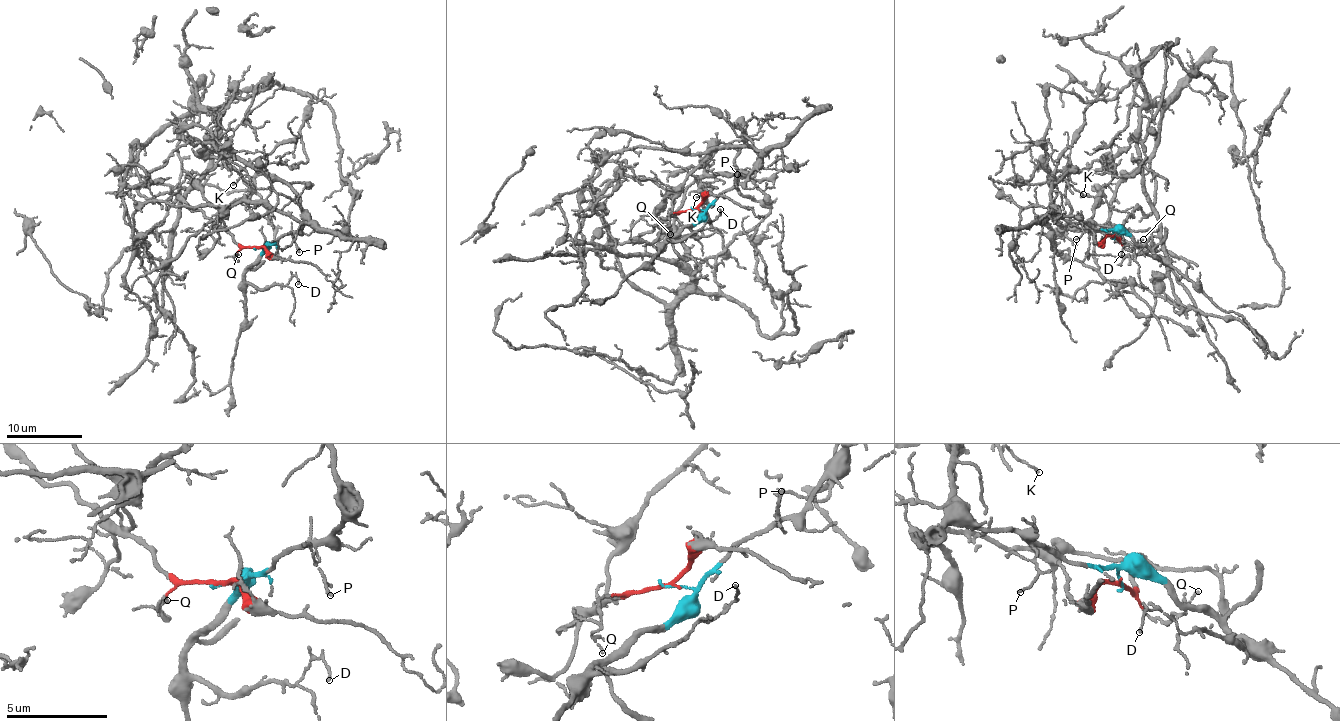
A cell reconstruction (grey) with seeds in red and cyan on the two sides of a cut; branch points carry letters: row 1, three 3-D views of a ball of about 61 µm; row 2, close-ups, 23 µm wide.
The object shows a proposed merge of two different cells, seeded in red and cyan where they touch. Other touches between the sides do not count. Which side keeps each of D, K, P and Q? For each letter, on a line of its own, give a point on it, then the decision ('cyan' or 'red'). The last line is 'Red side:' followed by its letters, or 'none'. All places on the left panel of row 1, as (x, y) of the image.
D: (298, 284) | cyan
K: (233, 185) | cyan
P: (299, 252) | cyan
Q: (238, 254) | red
Red side: Q

